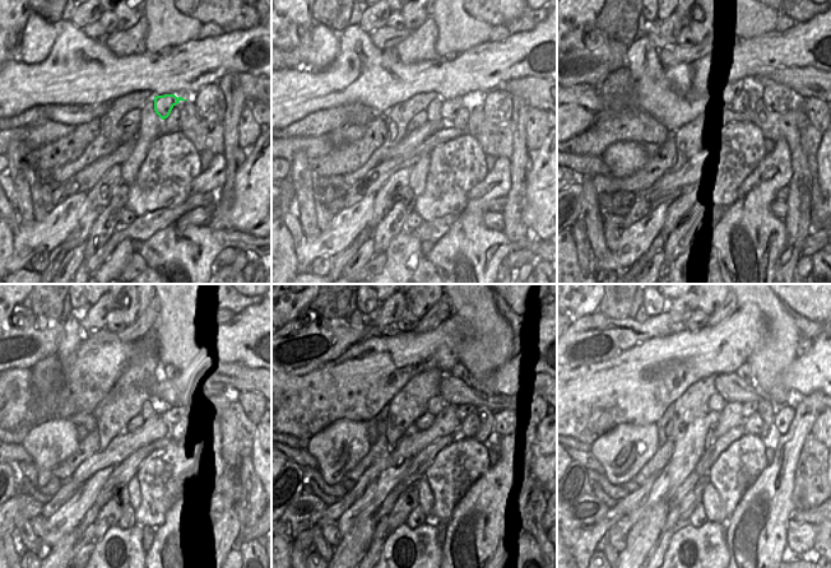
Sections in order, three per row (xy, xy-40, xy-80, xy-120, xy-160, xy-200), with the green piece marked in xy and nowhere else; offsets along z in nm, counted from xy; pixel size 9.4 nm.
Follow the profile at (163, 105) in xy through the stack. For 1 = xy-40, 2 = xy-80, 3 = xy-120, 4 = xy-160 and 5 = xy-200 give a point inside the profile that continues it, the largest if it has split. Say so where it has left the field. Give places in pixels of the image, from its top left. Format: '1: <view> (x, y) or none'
1: xy-40 (449, 107)
2: xy-80 (751, 85)
3: xy-120 (170, 371)
4: xy-160 (459, 371)
5: xy-200 (744, 371)

